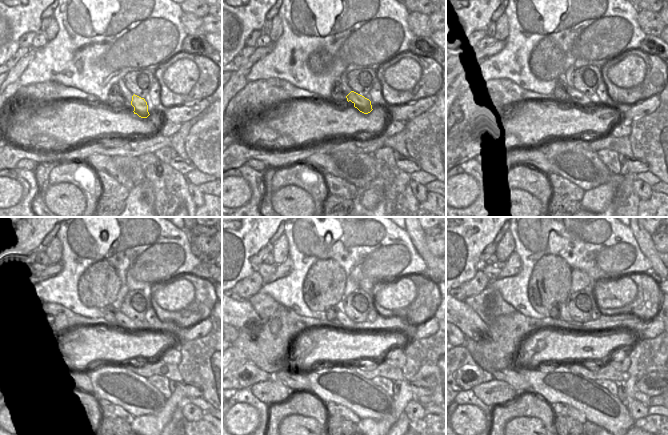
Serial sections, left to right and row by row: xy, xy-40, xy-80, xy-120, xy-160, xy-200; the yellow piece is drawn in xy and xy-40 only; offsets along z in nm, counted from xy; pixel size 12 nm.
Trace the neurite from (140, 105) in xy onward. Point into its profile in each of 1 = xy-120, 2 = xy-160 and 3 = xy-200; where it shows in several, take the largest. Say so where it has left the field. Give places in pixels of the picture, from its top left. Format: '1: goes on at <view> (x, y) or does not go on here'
1: goes on at xy-120 (123, 321)
2: goes on at xy-160 (347, 323)
3: goes on at xy-200 (564, 315)

